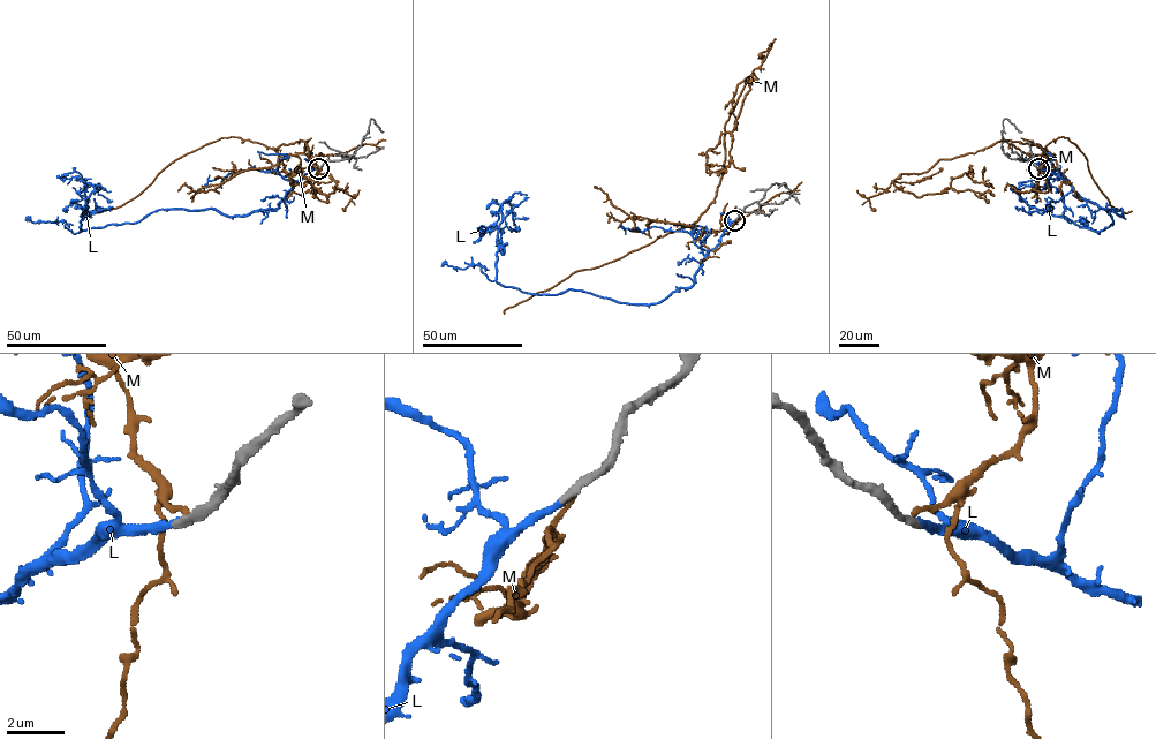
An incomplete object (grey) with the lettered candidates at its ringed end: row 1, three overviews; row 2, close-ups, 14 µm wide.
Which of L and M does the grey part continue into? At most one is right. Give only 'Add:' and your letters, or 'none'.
Add: L

